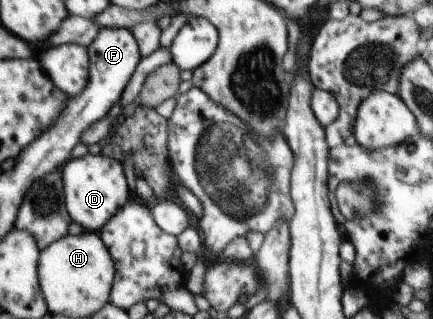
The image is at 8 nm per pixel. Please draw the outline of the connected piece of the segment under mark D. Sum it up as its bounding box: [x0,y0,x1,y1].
[59,153,131,233]

